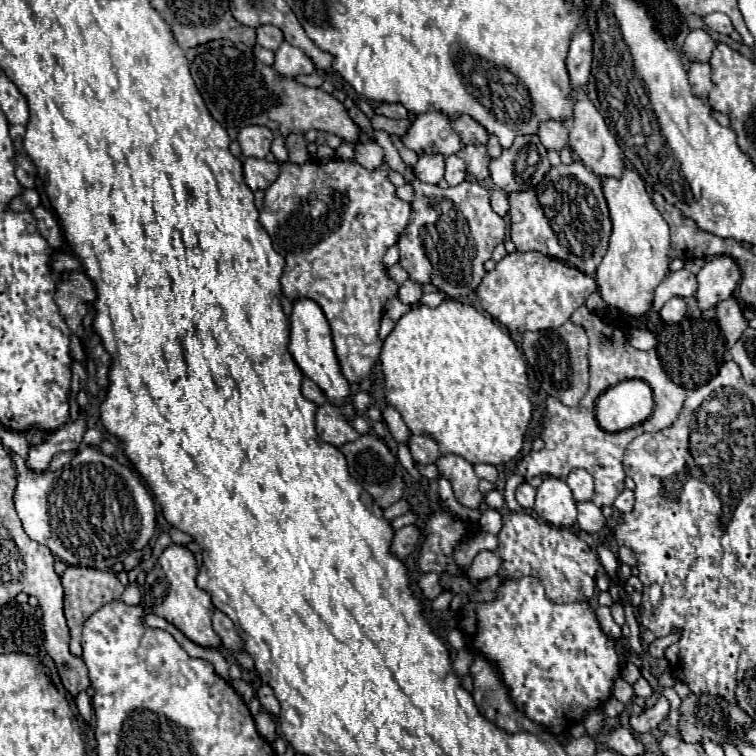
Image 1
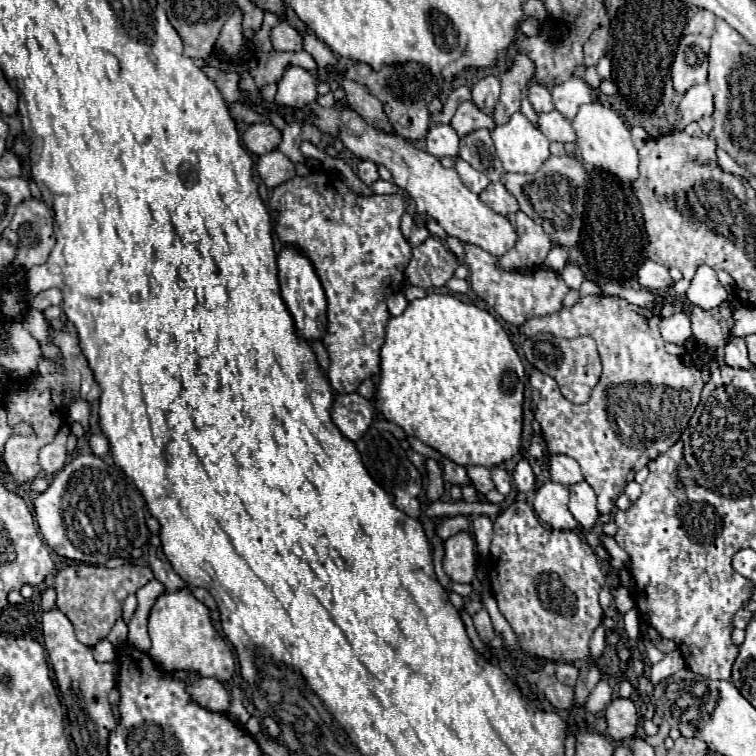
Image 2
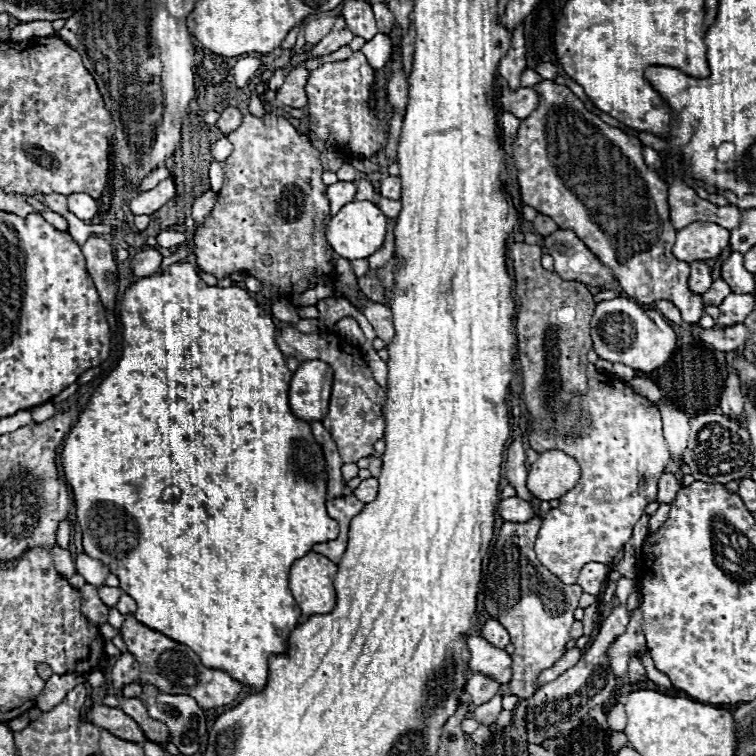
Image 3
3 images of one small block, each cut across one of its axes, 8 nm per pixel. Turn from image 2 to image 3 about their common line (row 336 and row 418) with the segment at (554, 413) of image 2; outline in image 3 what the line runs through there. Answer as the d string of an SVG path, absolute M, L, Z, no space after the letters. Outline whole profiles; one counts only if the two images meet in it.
M588 364L586 374L588 374L588 390L582 398L578 398L572 404L572 416L588 412L592 418L592 432L576 440L554 438L556 450L562 450L578 460L582 476L574 488L574 494L562 496L560 506L552 508L546 514L544 524L536 538L538 560L566 584L576 584L582 566L588 562L610 564L614 560L614 556L630 540L632 528L644 514L644 508L656 500L658 480L666 472L666 466L670 462L670 452L662 436L662 416L658 404L650 402L640 394L634 394L632 388L622 380L600 374L594 368L594 364Z

